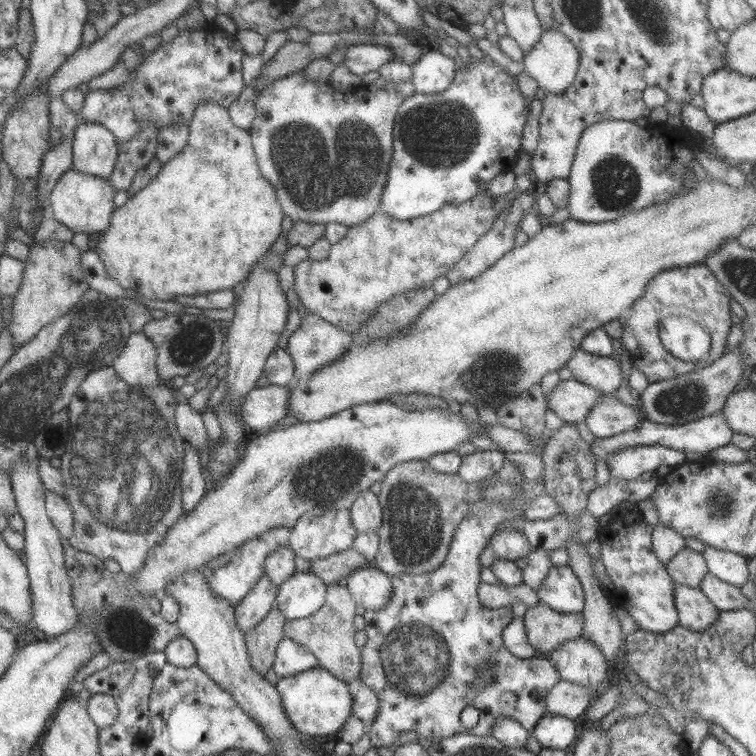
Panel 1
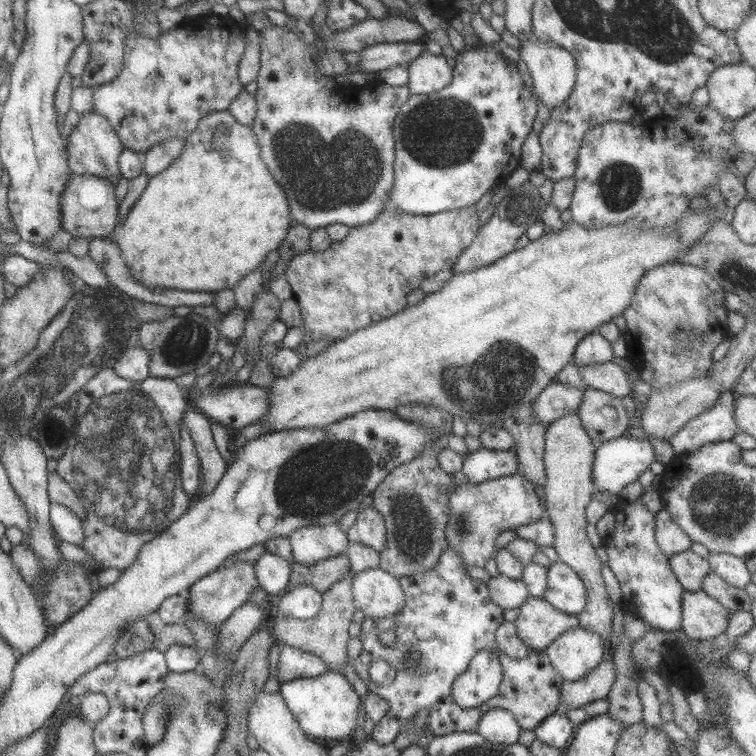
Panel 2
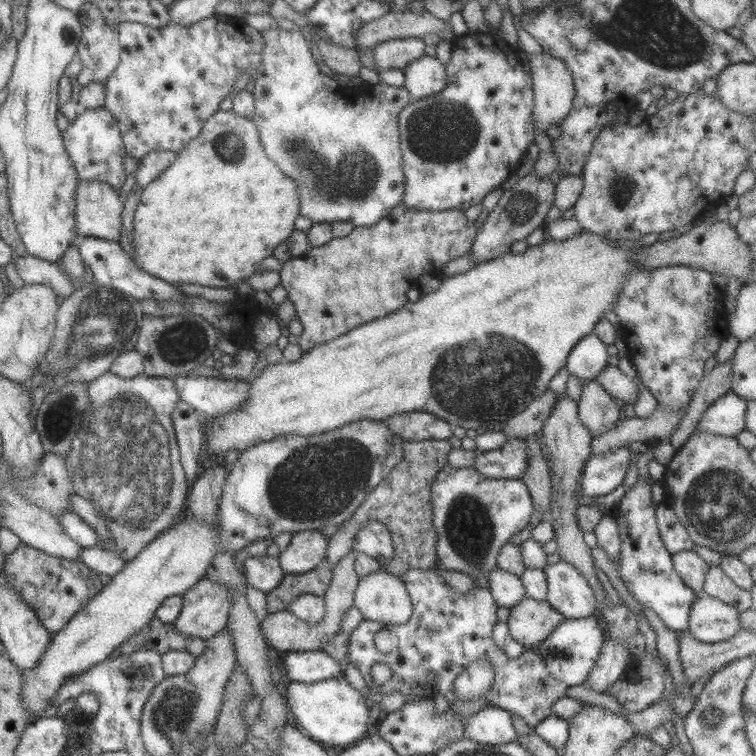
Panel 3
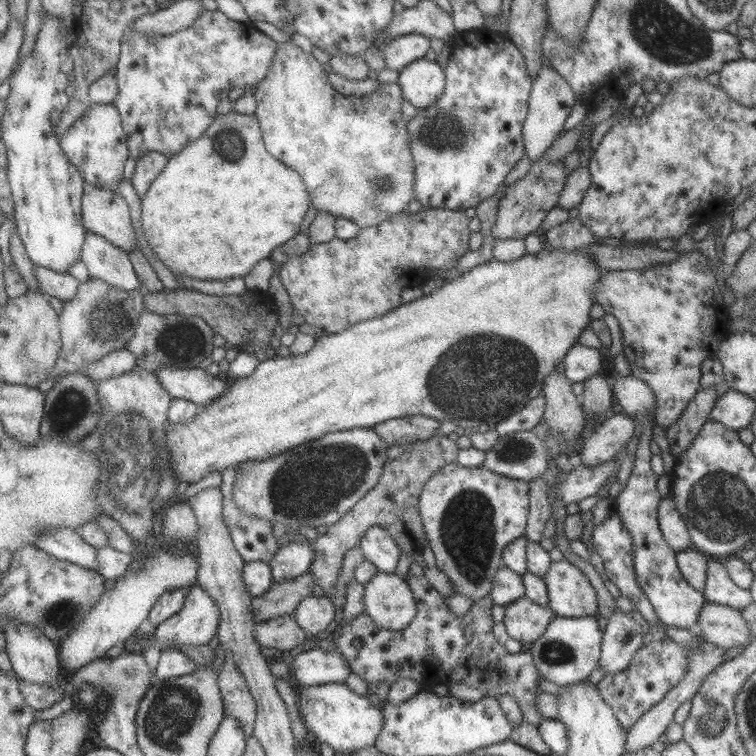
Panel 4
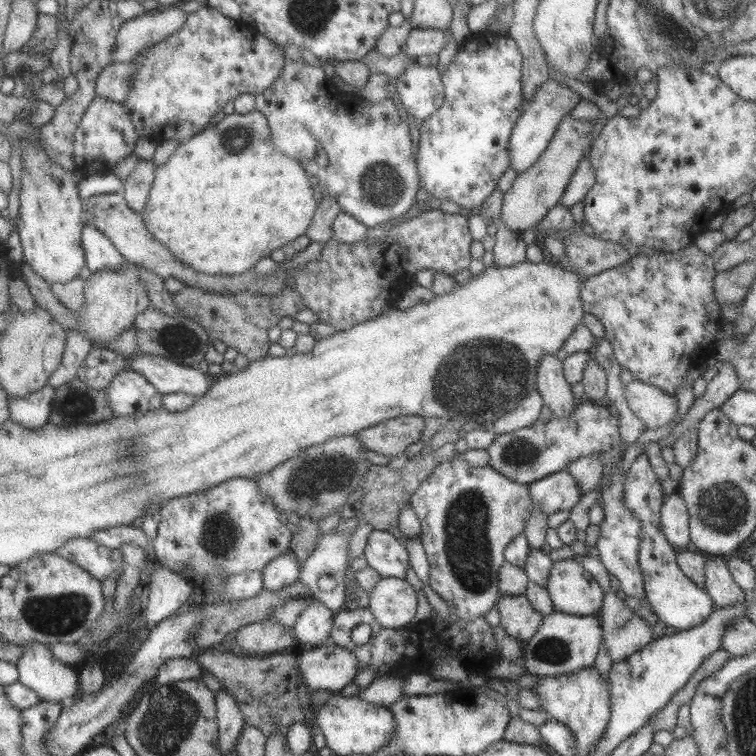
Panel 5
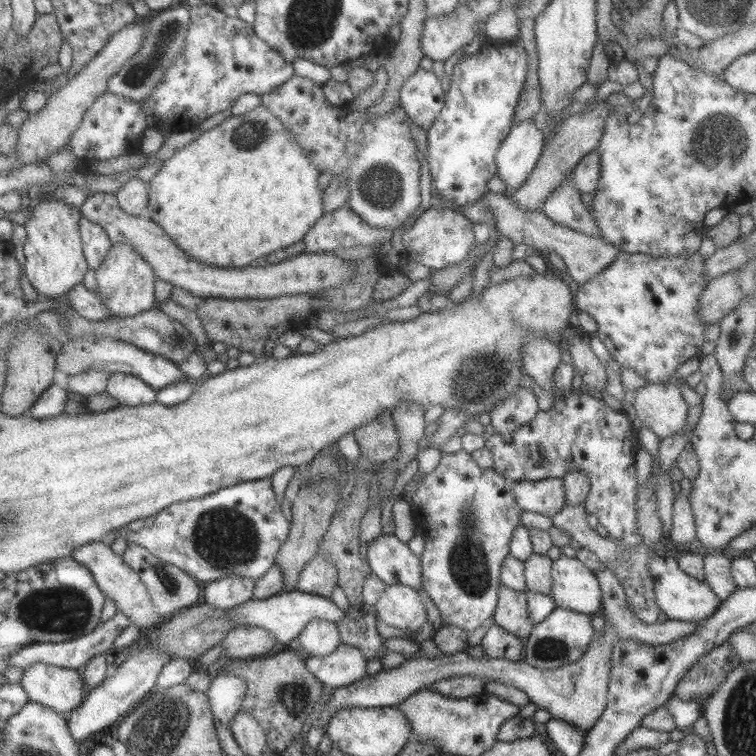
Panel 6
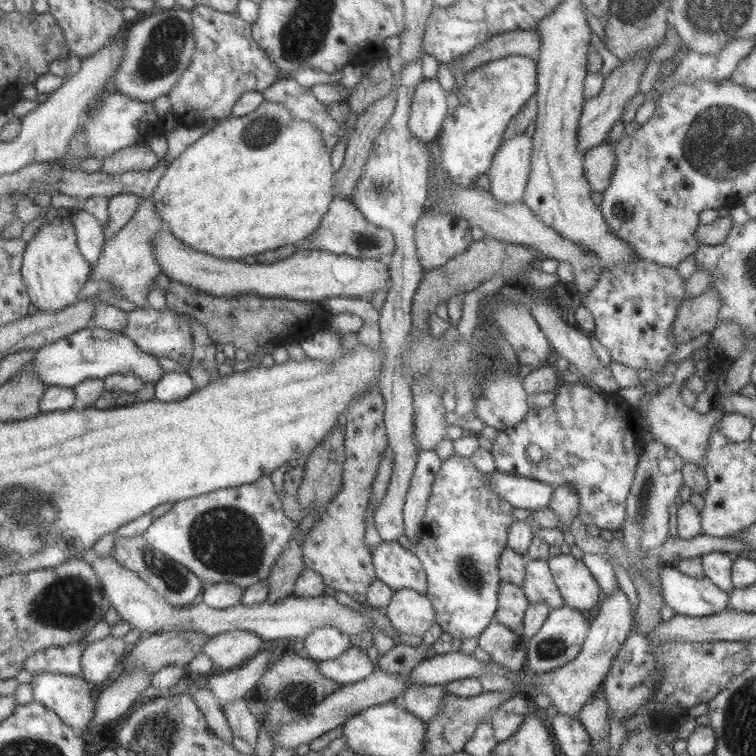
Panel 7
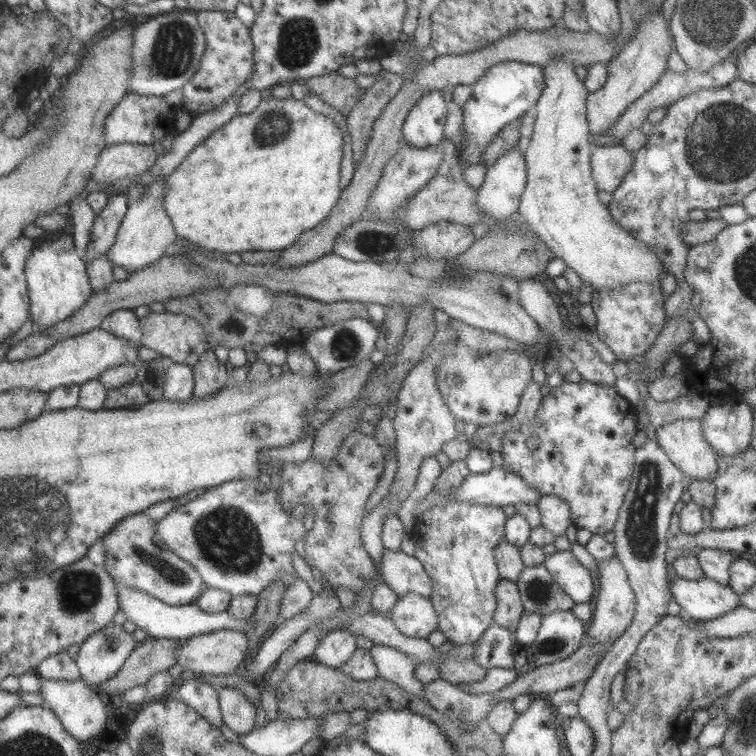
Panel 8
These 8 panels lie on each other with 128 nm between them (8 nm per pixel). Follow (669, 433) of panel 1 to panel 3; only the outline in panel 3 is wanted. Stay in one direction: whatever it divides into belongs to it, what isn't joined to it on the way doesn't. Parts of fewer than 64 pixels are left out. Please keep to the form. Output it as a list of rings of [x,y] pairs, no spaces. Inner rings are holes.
[[[730,390],[704,411],[698,421],[696,432],[712,432],[722,436],[737,437],[746,429],[748,400]]]

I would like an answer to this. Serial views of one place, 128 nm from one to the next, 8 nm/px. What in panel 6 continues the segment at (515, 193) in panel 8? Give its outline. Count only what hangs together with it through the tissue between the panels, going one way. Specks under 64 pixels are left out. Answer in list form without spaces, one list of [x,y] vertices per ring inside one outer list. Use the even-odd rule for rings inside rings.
[[[530,118],[513,126],[497,151],[496,175],[505,182],[506,196],[512,195],[530,179],[544,149],[545,134]]]

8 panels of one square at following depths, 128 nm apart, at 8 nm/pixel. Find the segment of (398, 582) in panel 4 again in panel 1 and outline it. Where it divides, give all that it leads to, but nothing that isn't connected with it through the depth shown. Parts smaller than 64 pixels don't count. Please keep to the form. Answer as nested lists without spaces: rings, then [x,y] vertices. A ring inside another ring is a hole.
[[[375,566],[353,570],[347,588],[357,606],[376,612],[388,604],[393,592],[391,577]]]

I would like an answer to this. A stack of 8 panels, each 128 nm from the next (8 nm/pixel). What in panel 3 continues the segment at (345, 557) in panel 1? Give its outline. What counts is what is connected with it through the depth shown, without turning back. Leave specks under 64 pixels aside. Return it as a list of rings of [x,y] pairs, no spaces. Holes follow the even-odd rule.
[[[321,563],[317,568],[306,573],[285,574],[284,579],[266,594],[268,613],[288,610],[290,604],[302,594],[325,597],[333,578],[333,567]]]

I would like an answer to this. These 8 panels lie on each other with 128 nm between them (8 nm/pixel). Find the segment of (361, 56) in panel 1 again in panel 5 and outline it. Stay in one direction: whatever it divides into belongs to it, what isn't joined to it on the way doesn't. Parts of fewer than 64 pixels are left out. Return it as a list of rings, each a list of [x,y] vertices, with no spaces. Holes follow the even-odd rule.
[[[414,26],[410,31],[402,50],[416,62],[419,56],[439,54],[448,41],[448,28],[436,30],[436,28],[420,28]]]

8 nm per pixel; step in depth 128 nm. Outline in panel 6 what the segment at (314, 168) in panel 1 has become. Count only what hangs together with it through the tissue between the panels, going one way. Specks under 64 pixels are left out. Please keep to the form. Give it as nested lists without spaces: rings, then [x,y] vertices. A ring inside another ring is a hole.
[[[293,73],[290,79],[261,96],[261,106],[280,120],[283,128],[307,151],[311,164],[320,171],[329,171],[334,176],[348,176],[350,197],[347,205],[352,208],[366,224],[378,229],[391,231],[405,229],[404,223],[418,208],[420,196],[420,164],[416,156],[416,142],[412,138],[412,122],[403,107],[375,118],[366,109],[355,111],[351,104],[333,106],[323,92],[323,86],[304,76]]]

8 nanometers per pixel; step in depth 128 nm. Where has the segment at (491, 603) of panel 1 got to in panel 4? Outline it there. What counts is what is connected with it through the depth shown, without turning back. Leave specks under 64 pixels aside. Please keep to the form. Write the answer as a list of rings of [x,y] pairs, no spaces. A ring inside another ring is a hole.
[[[502,564],[492,580],[490,595],[496,605],[506,607],[525,597],[525,587],[520,574],[513,572]]]

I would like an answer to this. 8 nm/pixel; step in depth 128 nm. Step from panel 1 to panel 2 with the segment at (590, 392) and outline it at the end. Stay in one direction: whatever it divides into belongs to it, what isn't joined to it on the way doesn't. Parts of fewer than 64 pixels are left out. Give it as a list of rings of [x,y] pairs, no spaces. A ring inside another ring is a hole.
[[[560,381],[550,383],[532,403],[534,417],[538,417],[544,425],[548,426],[566,414],[577,413],[582,404],[584,392],[585,386],[577,388],[562,384]]]

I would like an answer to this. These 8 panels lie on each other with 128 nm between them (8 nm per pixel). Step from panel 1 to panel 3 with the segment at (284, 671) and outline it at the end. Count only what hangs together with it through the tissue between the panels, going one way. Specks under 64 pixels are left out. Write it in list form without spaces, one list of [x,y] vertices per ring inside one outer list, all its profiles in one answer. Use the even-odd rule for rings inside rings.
[[[288,651],[280,663],[294,682],[315,683],[343,674],[339,662],[325,651]]]

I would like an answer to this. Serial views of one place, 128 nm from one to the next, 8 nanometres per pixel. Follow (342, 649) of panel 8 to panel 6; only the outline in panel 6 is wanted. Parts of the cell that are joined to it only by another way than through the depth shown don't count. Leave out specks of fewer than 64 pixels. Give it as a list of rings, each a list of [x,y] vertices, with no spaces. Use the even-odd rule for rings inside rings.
[[[312,620],[299,633],[298,640],[310,656],[327,656],[341,644],[337,624],[326,620]]]

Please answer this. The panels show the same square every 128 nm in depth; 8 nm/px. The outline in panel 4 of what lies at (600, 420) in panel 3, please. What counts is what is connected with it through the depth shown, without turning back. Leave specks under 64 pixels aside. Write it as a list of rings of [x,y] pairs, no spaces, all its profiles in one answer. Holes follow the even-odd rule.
[[[599,372],[584,380],[584,401],[580,403],[588,417],[605,418],[618,410],[611,385]]]

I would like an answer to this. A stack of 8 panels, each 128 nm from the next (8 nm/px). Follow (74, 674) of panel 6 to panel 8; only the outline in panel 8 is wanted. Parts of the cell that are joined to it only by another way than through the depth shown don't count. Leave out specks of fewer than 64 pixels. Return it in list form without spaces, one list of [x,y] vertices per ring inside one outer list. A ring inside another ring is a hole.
[[[82,678],[74,681],[42,679],[40,694],[44,698],[44,705],[54,712],[66,731],[78,741],[94,738],[106,728],[106,720],[111,715],[107,699]]]

